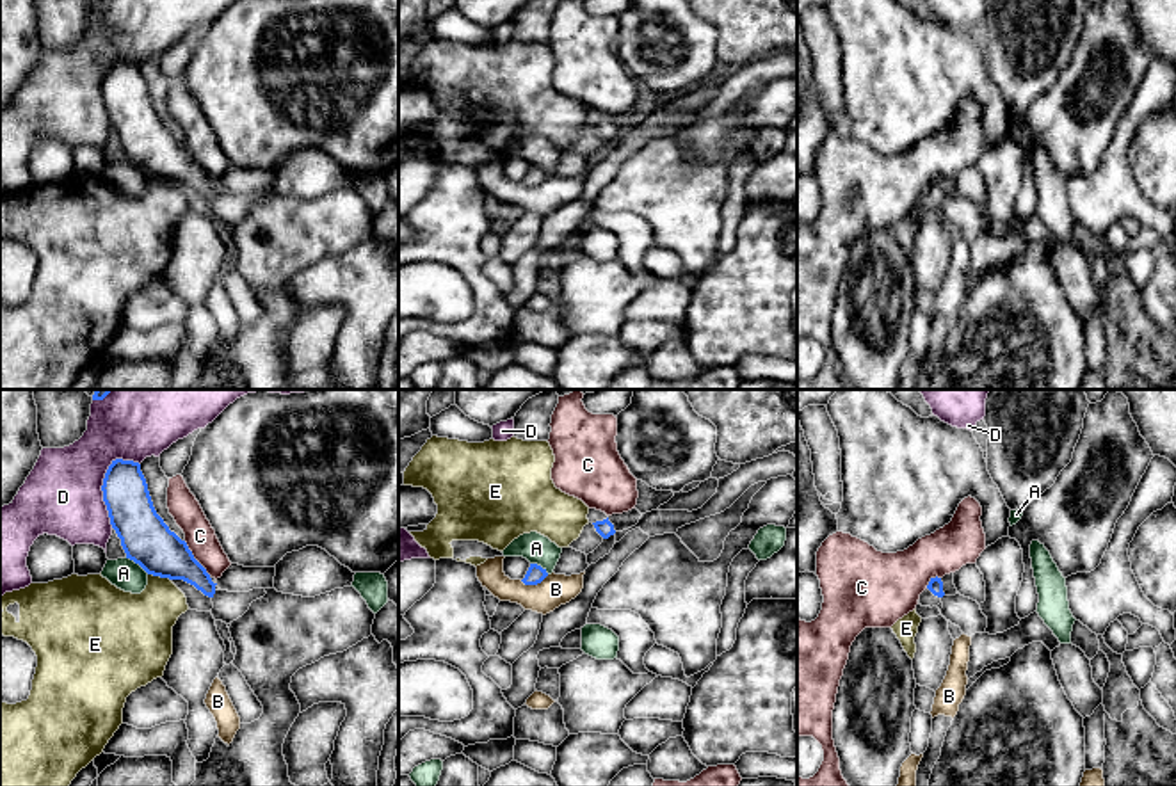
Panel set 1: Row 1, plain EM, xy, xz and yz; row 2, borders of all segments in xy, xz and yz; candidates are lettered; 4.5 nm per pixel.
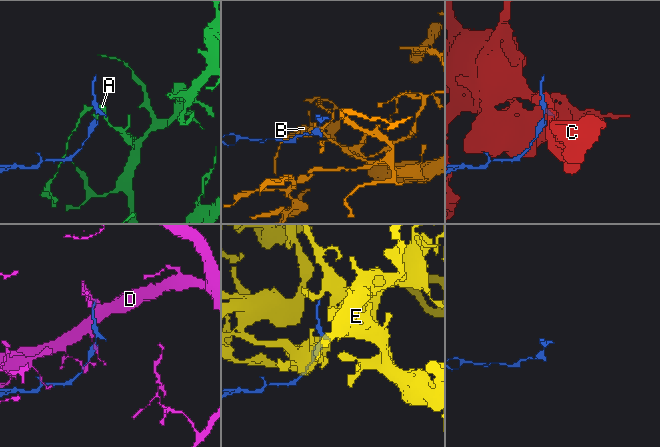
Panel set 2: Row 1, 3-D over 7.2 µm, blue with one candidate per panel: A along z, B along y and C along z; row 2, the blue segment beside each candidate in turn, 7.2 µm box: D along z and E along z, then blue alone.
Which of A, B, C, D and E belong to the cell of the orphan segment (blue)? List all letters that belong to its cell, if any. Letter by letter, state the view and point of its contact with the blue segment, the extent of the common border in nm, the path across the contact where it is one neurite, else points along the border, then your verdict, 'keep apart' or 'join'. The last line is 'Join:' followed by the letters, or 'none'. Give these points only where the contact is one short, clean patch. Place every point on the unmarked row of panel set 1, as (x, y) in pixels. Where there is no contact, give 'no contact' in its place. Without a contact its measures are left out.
A: meets blue in xy at (137, 164); contact 130 nm long; border along xy (125, 159), (137, 164), (148, 175); keep apart
B: meets blue in xz at (534, 185); contact 140 nm long; border along xz (548, 176), (536, 185), (523, 185), (520, 182); keep apart
C: meets blue in xy at (194, 160); contact 200 nm long; keep apart
D: meets blue in xy at (104, 84); contact 320 nm long; keep apart
E: meets blue in xy at (159, 176); contact 110 nm long; keep apart
Join: none

